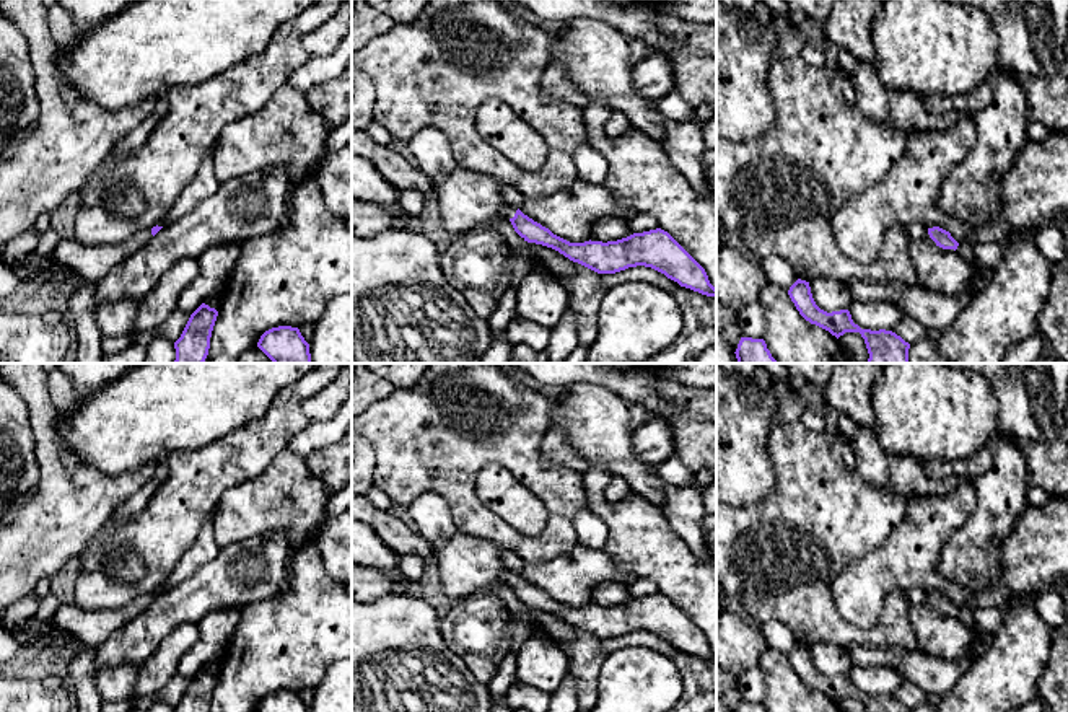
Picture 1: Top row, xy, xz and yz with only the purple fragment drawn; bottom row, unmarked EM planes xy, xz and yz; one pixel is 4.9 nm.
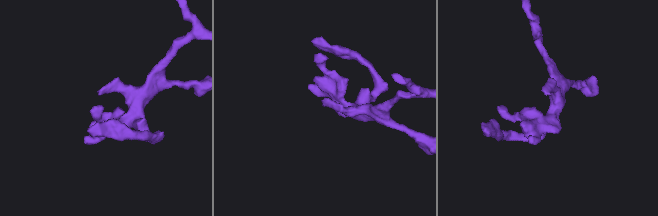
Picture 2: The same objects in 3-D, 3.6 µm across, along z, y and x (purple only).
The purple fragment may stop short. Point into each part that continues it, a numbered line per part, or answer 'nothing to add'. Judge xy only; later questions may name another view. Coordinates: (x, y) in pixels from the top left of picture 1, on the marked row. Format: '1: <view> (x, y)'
1: xy (91, 263)

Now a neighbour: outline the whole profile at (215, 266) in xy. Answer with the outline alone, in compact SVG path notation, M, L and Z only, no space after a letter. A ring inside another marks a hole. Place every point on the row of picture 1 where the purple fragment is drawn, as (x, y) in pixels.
M243 241L217 244L197 259L199 275L177 298L177 310L192 314L204 301L223 295L228 279L241 256Z

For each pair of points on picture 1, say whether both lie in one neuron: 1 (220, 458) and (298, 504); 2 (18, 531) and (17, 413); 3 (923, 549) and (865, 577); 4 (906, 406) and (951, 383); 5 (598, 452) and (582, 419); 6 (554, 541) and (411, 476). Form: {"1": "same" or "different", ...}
{"1": "different", "2": "different", "3": "same", "4": "same", "5": "same", "6": "same"}

